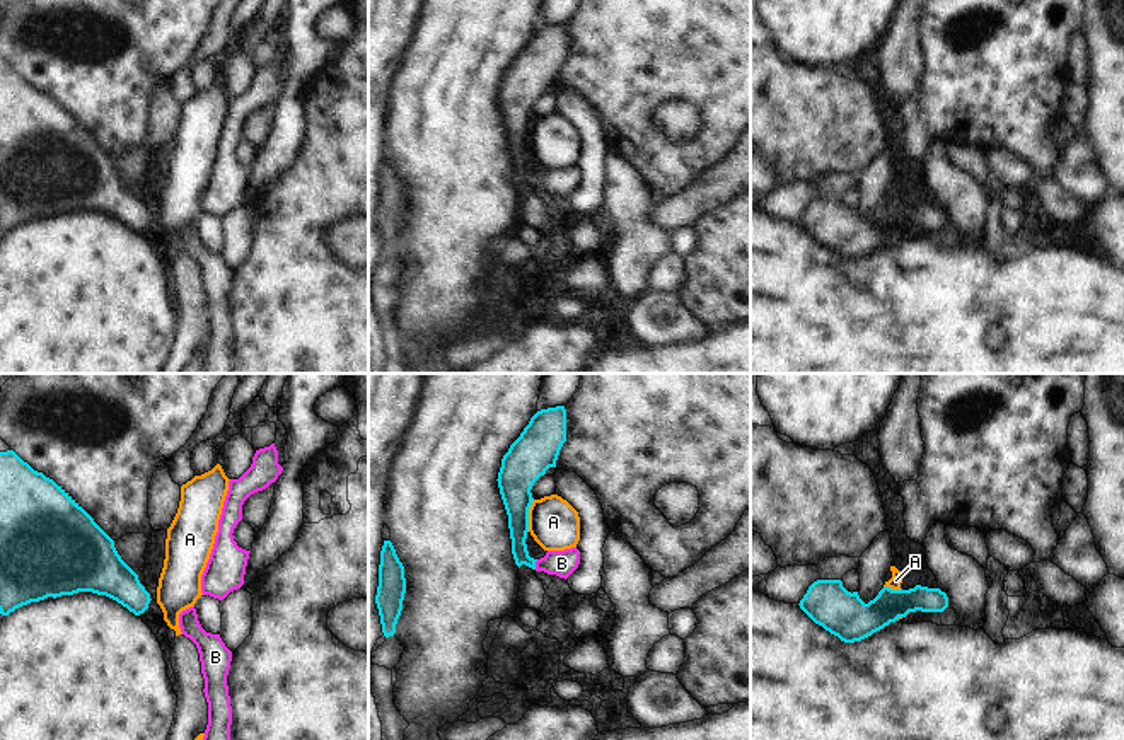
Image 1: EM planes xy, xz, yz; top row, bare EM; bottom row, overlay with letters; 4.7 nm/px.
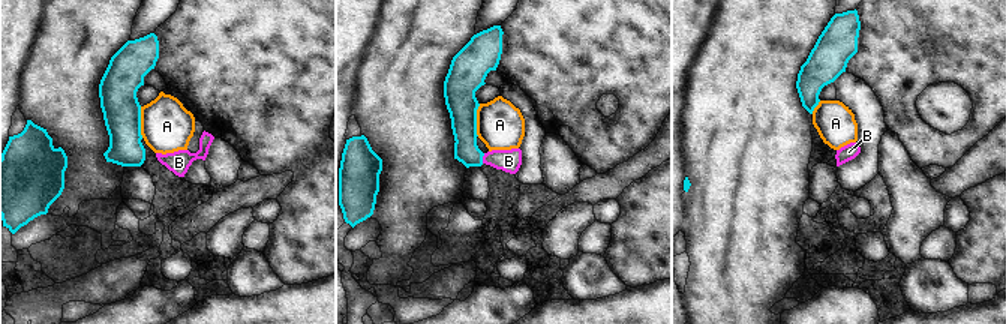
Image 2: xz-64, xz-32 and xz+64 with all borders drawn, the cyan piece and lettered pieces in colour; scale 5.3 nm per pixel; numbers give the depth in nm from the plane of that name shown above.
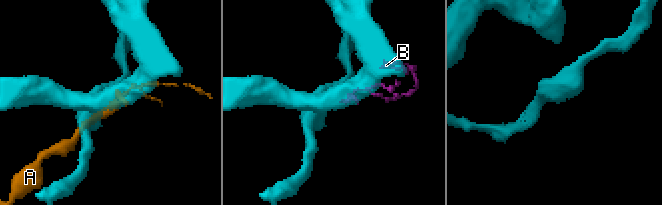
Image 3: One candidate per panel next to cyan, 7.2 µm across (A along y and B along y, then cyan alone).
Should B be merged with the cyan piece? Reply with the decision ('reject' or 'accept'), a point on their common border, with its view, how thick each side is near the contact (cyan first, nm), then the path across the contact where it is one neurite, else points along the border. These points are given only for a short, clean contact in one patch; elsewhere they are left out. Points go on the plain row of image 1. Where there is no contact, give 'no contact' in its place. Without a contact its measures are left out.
accept; meets cyan in xz at (534, 183); 100 nm thick on the cyan side, 130 nm on the other; runs through xz (517, 133), (519, 169), (534, 183), (562, 181)

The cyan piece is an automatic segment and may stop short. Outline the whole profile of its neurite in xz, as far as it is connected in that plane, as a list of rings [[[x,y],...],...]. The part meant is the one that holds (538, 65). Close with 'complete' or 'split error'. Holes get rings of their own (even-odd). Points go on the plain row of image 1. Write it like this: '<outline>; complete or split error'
[[[565,24],[537,29],[503,73],[496,99],[508,133],[515,182],[519,186],[525,182],[536,189],[544,189],[566,198],[580,182],[580,169],[576,165],[548,169],[544,176],[534,177],[529,174],[525,162],[529,150],[529,126],[534,119],[530,107],[549,85],[556,85],[565,60]]]; split error

